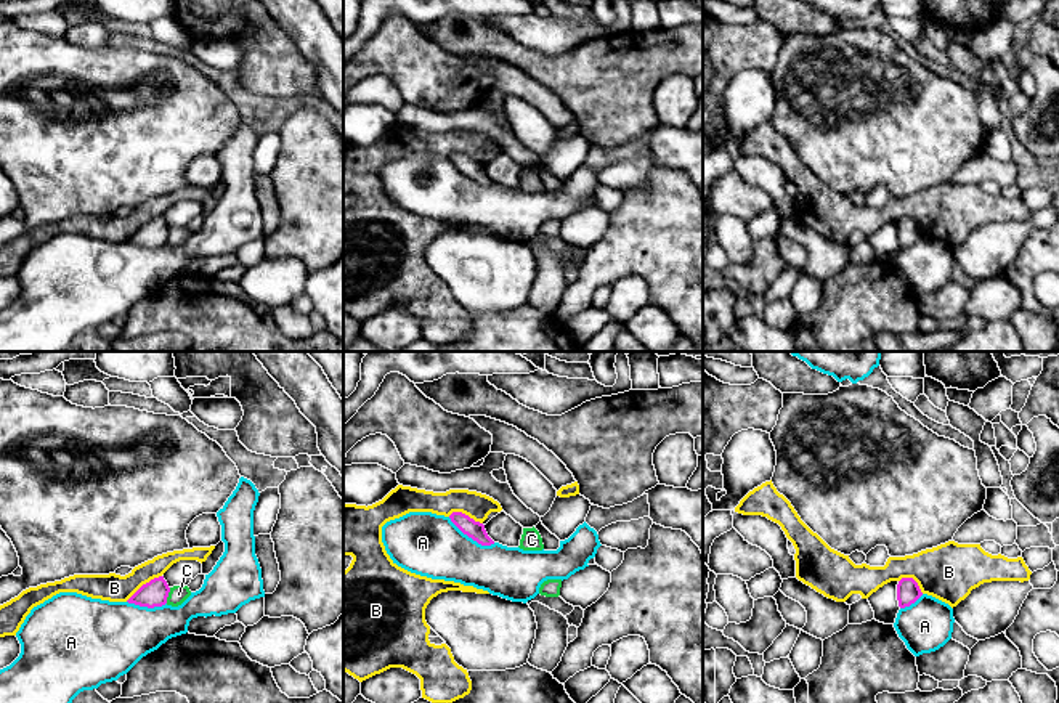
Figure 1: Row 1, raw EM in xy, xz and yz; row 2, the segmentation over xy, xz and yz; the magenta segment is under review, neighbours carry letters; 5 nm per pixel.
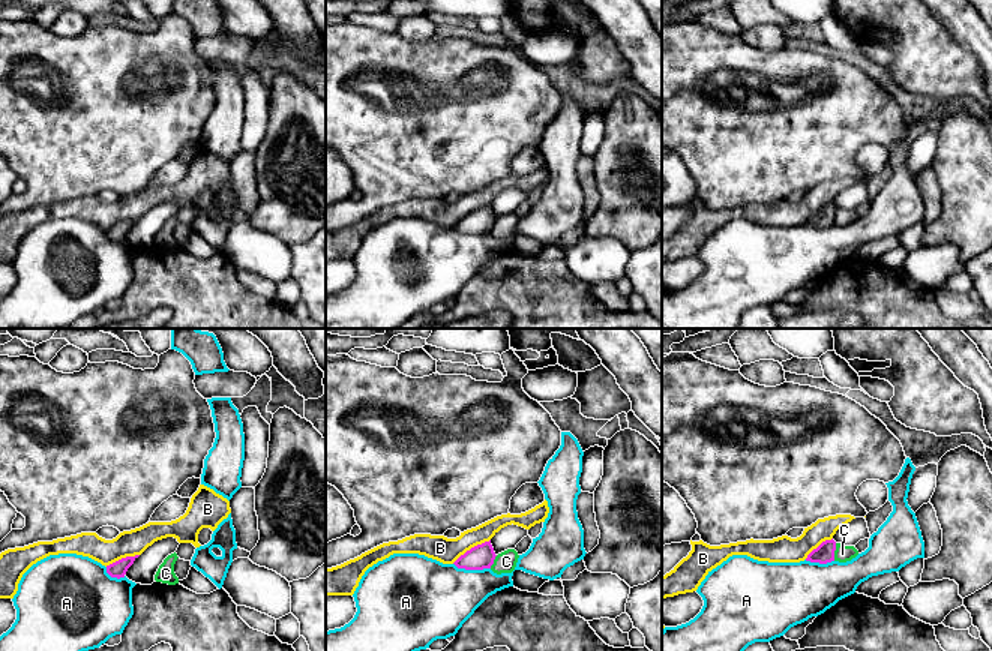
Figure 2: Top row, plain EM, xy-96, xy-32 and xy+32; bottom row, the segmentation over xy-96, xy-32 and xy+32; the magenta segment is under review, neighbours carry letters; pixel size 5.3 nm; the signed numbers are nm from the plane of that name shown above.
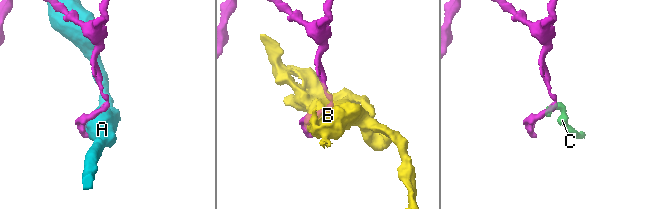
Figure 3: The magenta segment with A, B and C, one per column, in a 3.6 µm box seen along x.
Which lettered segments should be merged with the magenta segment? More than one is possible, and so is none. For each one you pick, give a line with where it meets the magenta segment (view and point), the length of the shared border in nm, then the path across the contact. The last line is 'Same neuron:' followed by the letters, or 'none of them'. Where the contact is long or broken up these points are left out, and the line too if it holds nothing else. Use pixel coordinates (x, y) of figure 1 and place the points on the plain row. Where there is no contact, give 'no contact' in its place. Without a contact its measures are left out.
Same neuron: none of them

